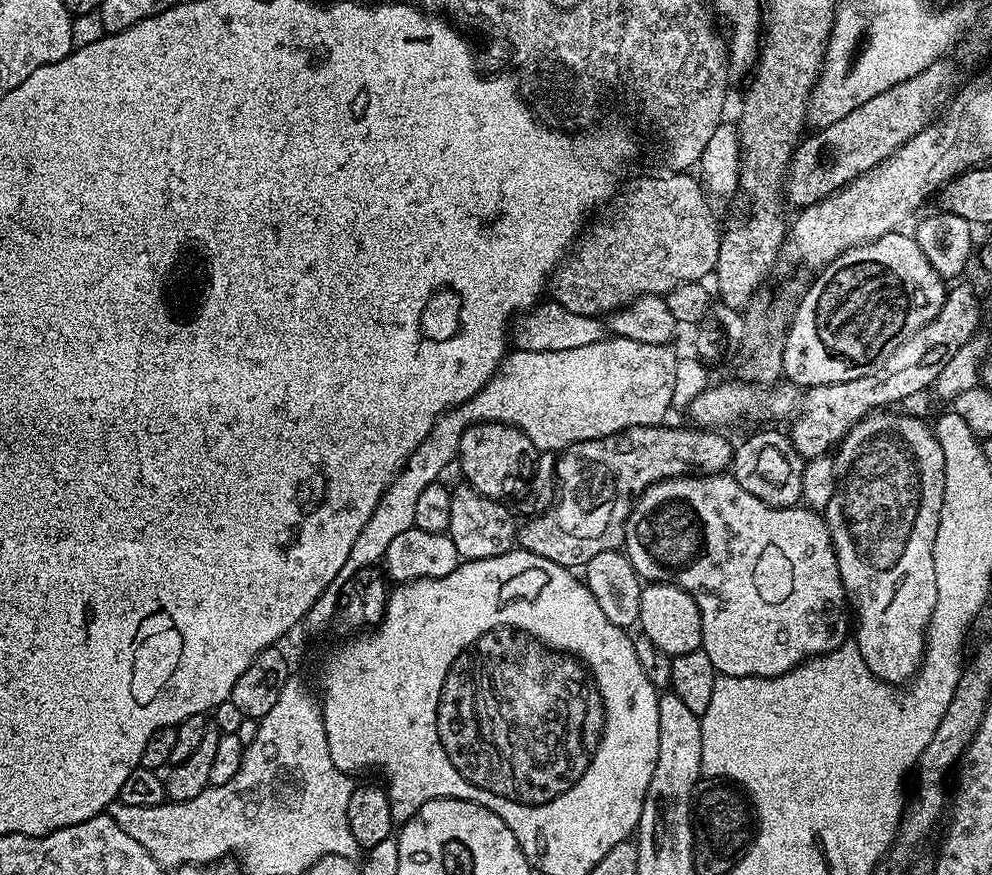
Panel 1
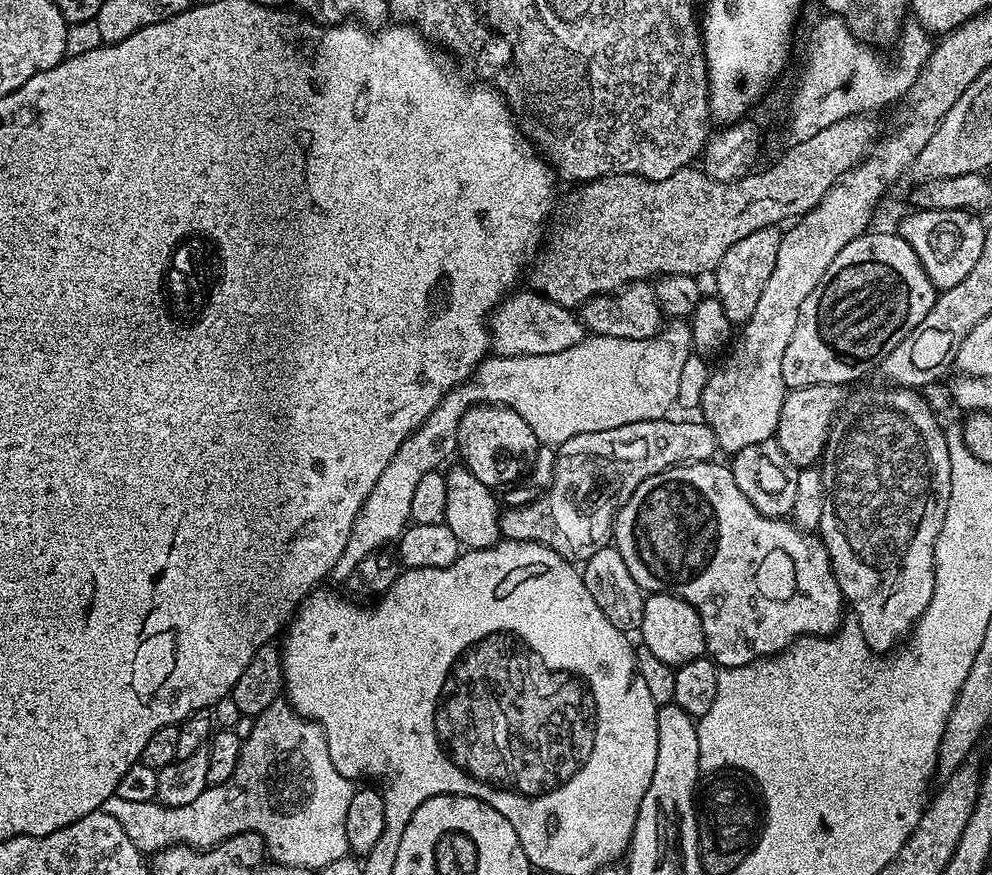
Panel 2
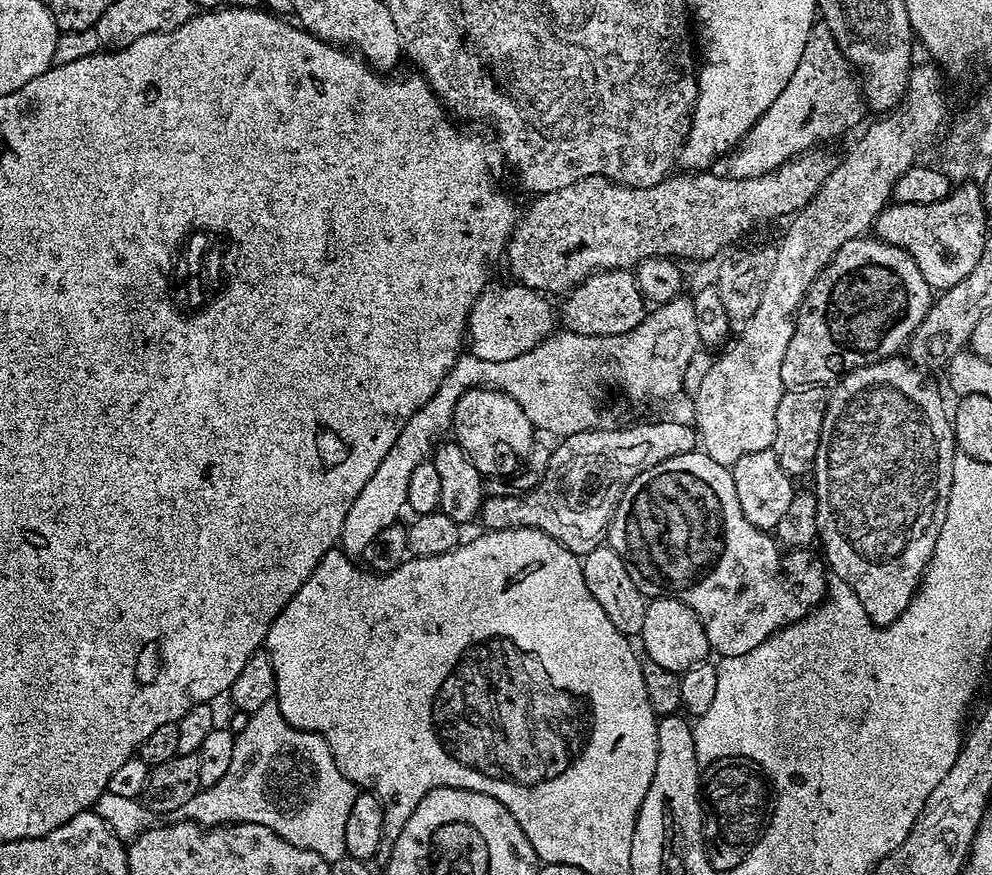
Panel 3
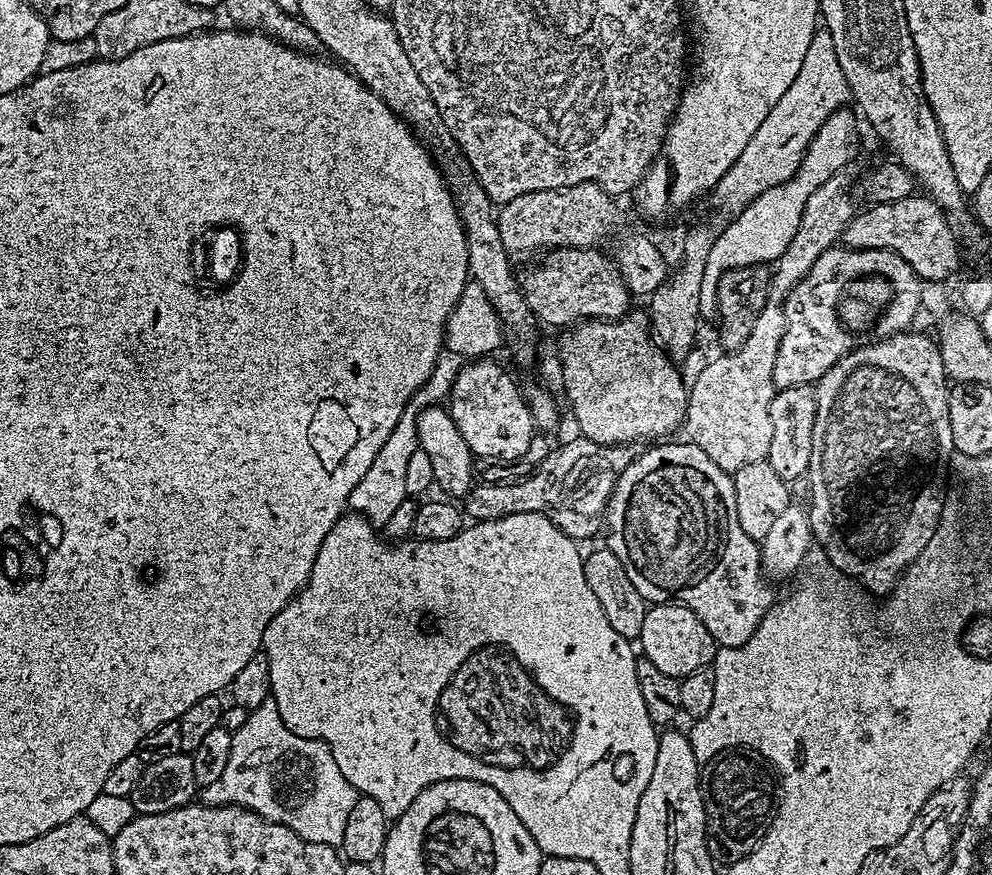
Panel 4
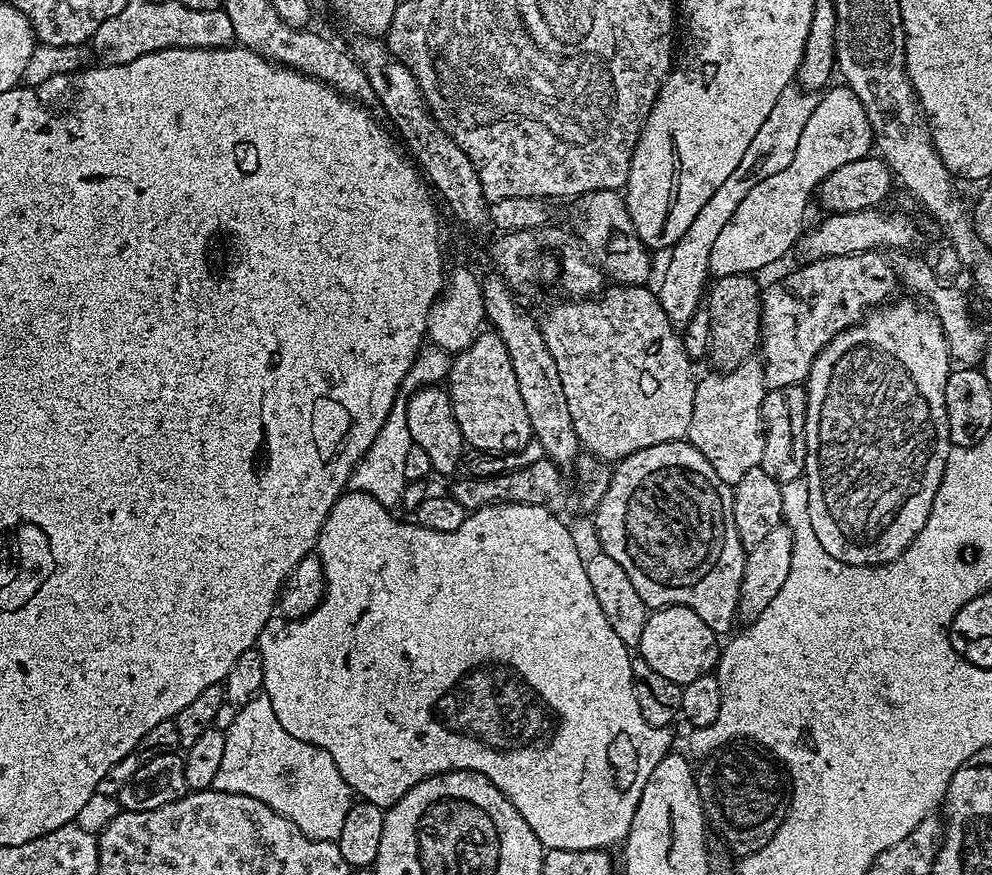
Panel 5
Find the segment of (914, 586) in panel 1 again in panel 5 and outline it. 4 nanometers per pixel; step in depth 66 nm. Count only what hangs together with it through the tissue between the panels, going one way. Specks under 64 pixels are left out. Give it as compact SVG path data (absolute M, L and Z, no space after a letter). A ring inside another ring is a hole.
M896 300L877 306L865 315L859 324L837 334L833 340L814 358L808 371L806 381L806 403L804 406L804 433L806 434L806 462L804 463L804 479L808 481L810 502L810 526L822 542L822 550L830 554L830 558L838 558L843 564L866 566L867 564L888 564L897 560L914 542L914 538L926 526L926 518L932 509L934 494L938 494L938 486L942 482L942 474L946 470L948 453L953 447L946 418L946 382L948 373L953 371L954 364L948 355L946 334L931 307L912 300Z

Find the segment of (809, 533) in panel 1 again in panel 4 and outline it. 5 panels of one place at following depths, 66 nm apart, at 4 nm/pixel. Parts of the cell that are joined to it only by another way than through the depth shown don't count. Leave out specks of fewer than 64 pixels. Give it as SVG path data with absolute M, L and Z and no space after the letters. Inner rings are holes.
M660 442L649 452L637 455L622 470L608 499L606 509L606 546L618 554L618 562L626 569L634 590L652 604L684 604L710 630L720 648L742 646L758 630L758 622L774 603L773 585L760 568L760 546L742 530L734 502L732 476L724 472L703 450L691 442Z

